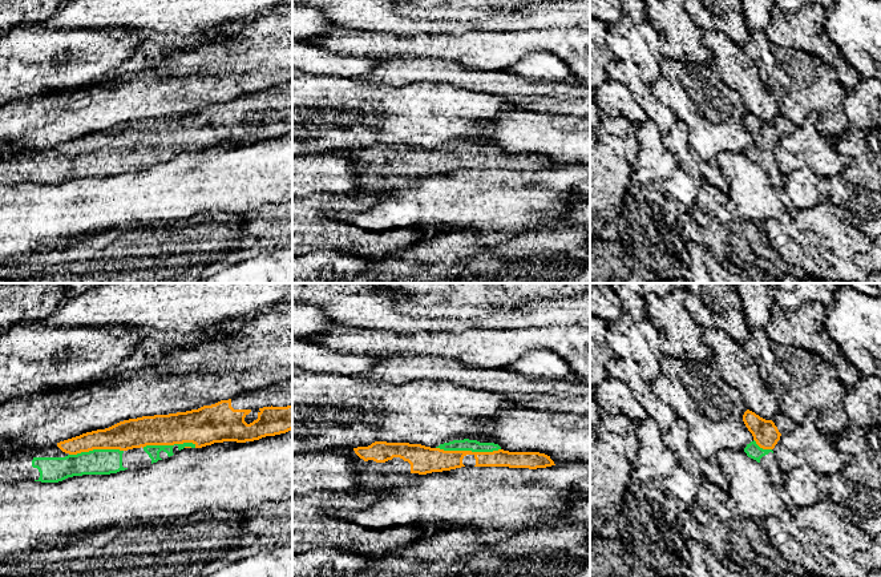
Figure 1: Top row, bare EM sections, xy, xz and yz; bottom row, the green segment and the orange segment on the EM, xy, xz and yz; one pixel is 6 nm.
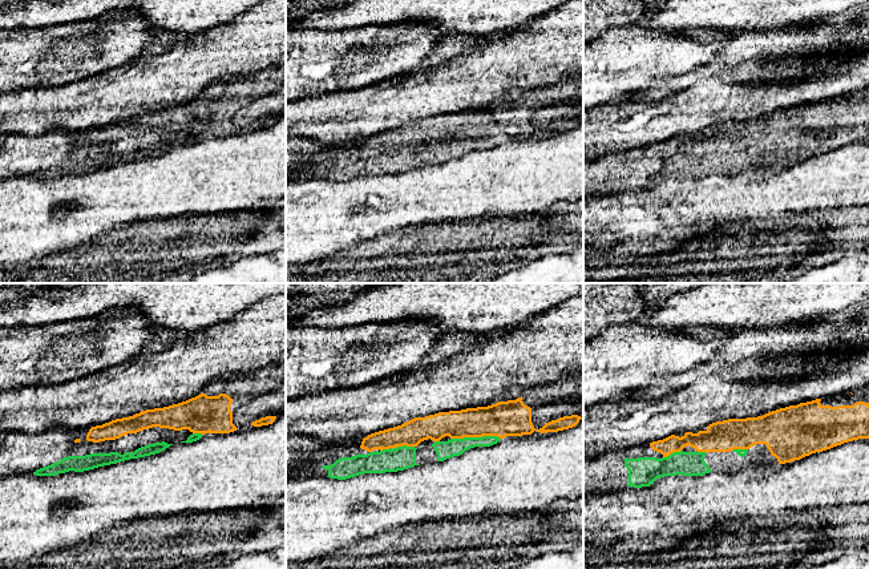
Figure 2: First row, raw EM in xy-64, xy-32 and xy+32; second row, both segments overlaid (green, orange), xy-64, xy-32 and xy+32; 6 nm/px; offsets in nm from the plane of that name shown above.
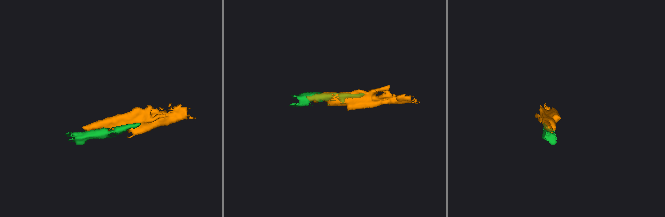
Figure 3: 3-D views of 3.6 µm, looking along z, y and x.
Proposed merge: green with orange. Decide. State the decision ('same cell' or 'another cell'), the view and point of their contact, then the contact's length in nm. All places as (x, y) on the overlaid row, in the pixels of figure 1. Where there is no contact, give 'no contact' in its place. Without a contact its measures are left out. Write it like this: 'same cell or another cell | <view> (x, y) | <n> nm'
same cell | xz (468, 450) | 400 nm

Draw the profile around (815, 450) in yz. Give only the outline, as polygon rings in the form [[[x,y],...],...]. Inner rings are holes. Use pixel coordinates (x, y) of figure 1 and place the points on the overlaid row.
[[[812,415],[804,416],[791,432],[783,433],[773,453],[781,472],[811,467],[819,477],[842,472],[850,459],[817,428]]]

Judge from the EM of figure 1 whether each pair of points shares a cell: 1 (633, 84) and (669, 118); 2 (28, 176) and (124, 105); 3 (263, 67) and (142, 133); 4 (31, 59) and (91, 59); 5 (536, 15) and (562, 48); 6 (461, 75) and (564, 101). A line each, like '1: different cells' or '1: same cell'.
1: same cell
2: different cells
3: different cells
4: same cell
5: different cells
6: same cell

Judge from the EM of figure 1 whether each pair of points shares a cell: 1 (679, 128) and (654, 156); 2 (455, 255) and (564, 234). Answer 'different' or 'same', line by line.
1: different
2: same

